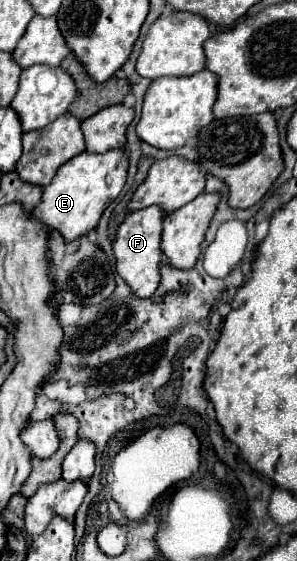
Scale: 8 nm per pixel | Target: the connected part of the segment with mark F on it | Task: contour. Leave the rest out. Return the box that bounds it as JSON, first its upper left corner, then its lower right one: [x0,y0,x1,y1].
[113,206,165,298]

